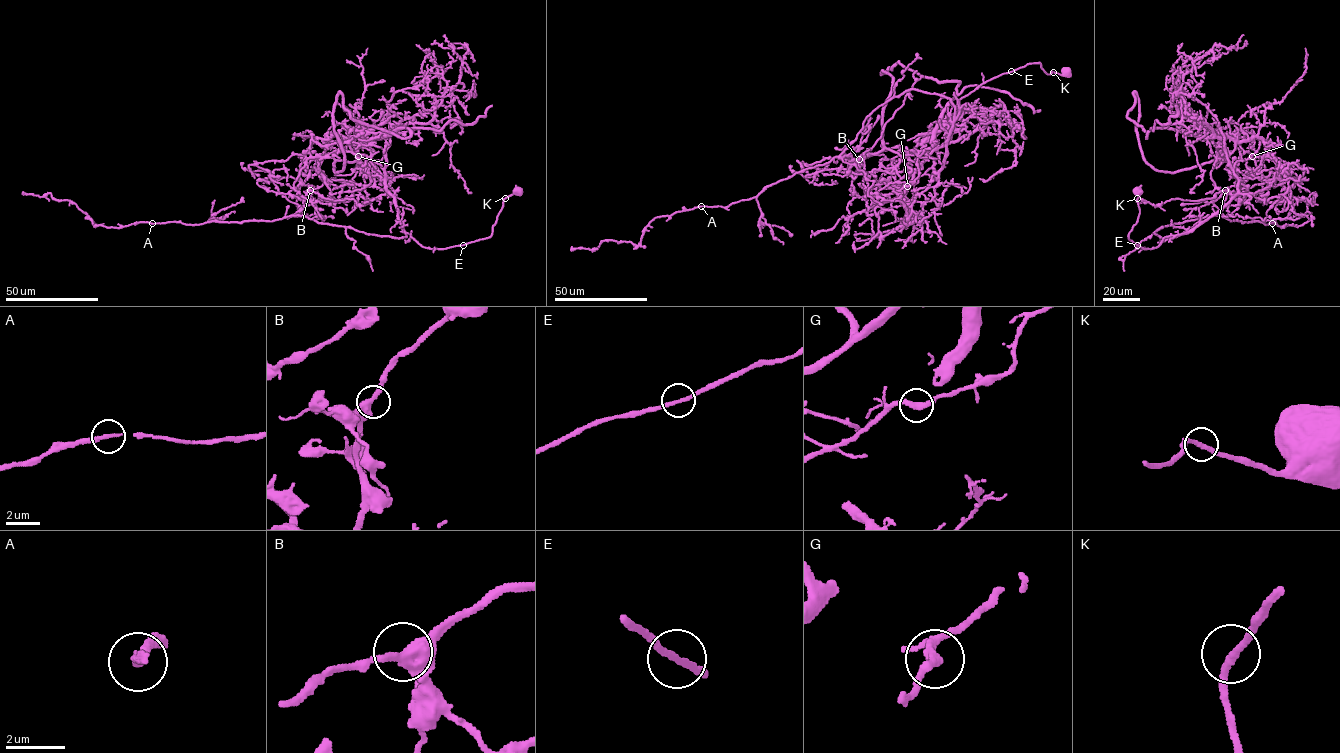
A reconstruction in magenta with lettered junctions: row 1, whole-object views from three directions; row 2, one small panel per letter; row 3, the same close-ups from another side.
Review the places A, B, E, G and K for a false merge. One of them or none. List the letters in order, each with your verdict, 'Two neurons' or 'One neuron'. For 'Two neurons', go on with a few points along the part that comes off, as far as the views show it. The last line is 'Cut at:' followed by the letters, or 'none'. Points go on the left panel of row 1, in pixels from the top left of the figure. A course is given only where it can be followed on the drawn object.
A: One neuron
B: One neuron
E: One neuron
G: Two neurons. Course of the part to remove: (359, 156), (379, 162), (406, 237), (290, 215), (108, 227), (94, 225), (68, 200), (23, 192)
K: One neuron
Cut at: G

